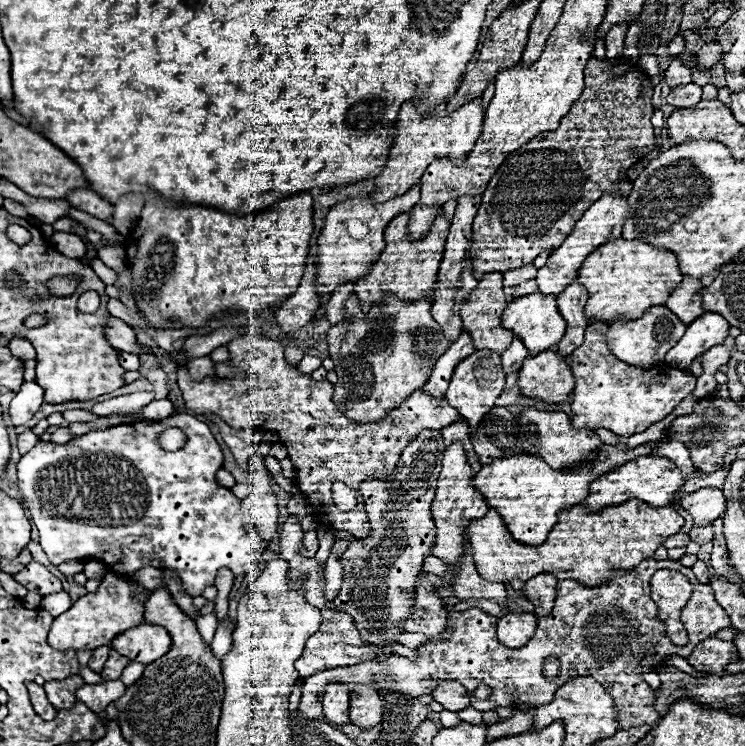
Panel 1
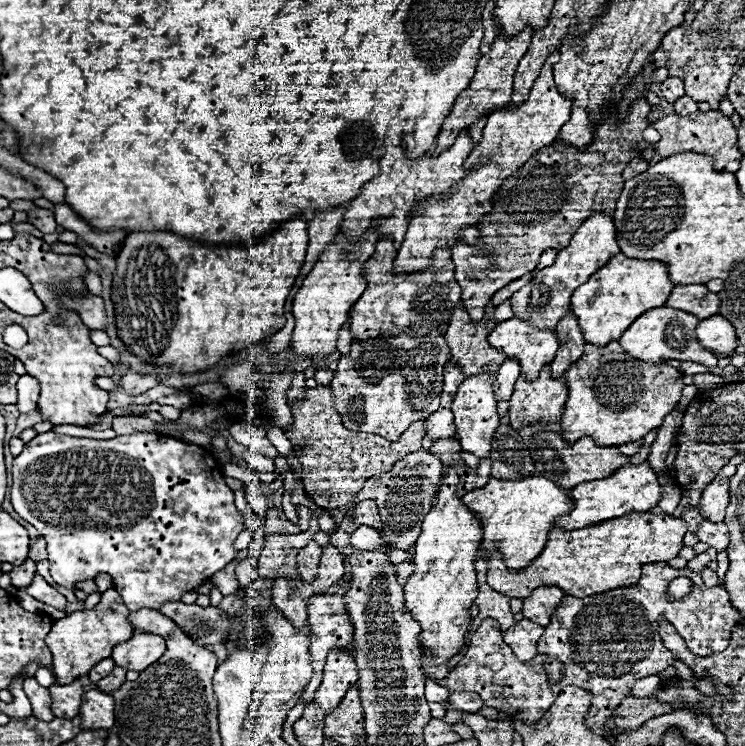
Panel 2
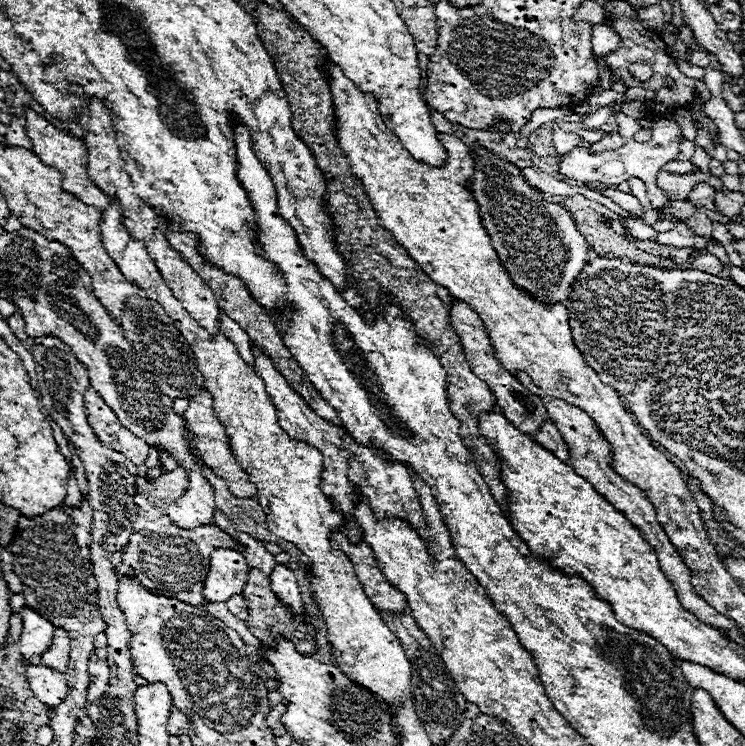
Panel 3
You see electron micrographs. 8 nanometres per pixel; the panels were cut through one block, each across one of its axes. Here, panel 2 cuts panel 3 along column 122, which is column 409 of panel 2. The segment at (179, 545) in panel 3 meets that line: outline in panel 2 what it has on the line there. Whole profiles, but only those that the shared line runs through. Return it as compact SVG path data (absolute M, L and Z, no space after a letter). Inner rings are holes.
M408 556L408 560L404 560L400 564L394 564L394 570L396 570L398 582L404 586L406 580L410 578L410 574L412 574L412 556Z

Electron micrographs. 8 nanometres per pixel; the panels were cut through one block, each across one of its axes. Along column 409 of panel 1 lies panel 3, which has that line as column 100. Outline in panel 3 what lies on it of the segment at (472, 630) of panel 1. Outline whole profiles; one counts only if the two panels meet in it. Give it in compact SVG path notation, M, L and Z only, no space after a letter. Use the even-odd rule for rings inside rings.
M93 653L90 657L90 662L88 662L88 672L90 672L90 688L86 692L86 700L94 702L108 688L108 676L110 676L108 674L108 664Z

